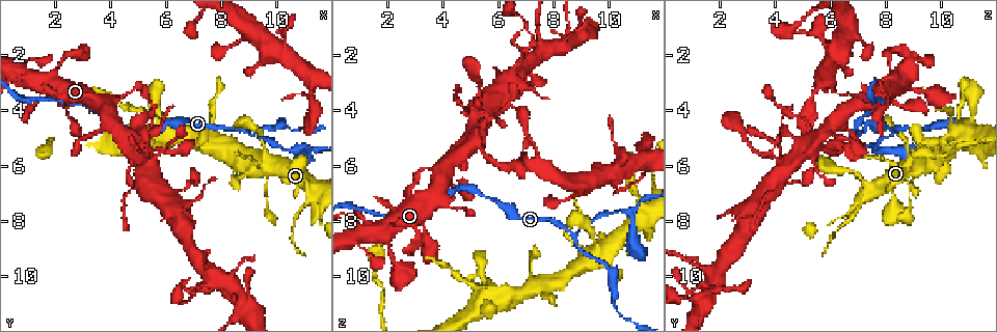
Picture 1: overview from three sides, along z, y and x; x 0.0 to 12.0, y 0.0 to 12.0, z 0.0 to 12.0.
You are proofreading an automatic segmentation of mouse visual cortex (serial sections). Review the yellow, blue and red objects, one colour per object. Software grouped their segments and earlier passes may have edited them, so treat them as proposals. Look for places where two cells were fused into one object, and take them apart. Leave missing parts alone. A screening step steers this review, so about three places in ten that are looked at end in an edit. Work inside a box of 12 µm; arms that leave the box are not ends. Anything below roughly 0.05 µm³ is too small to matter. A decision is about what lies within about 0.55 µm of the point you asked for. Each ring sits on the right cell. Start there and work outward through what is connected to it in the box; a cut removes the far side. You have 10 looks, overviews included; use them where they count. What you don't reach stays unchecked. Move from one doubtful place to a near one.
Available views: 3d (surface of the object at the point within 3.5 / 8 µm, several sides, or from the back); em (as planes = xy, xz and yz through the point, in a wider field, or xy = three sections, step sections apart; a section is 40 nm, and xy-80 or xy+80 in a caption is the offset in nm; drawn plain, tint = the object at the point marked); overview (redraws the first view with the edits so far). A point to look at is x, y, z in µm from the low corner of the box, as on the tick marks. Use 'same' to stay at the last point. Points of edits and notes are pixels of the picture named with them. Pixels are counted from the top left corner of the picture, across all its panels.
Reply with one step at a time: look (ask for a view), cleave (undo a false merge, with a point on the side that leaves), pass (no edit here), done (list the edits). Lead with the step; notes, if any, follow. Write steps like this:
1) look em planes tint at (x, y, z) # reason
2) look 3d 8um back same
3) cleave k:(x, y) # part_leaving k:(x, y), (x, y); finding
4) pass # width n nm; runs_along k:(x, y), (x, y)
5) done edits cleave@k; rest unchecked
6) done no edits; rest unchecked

look 3d 3.5um at (11.3, 7.1, 7.4) # four arms meet

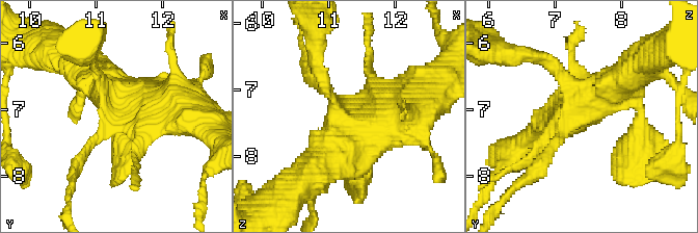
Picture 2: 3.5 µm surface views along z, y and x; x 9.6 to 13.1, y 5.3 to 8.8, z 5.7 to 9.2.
look em planes tint at (11.25, 7.10, 7.35)

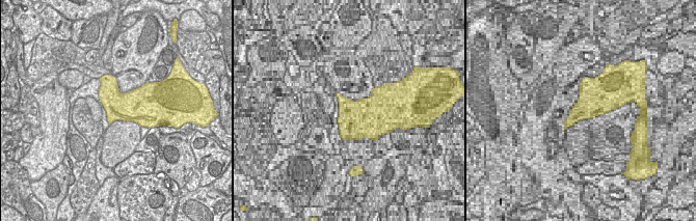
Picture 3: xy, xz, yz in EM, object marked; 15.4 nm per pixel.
pass # width 440 nm; runs_along 2:(627, 76), (574, 118), (542, 162); one cell here

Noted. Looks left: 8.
look 3d 3.5um at (8.7, 4.6, 8.6) # arms part here

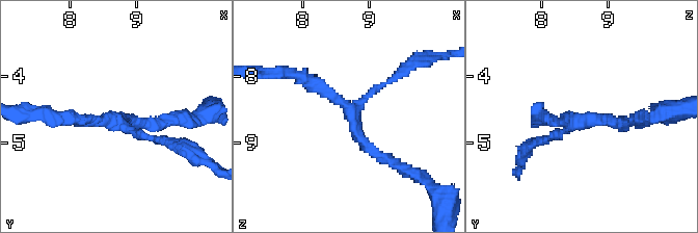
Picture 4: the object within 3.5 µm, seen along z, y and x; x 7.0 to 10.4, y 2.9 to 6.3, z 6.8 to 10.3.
look em xy step 5 tint at (8.70, 4.70, 8.50) # arms 3; arm_widths 100, 150, 200 nm; now the EM

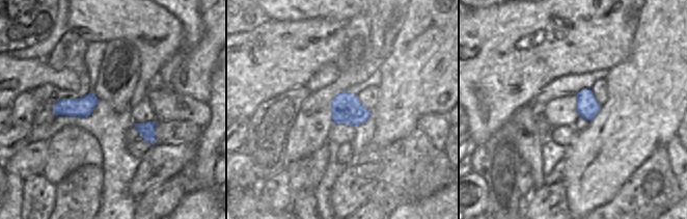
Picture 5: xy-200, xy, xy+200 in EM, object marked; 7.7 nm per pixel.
pass # runs_along 4:(56, 119), (116, 122), (170, 144); continuous, no second cell

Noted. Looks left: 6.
look 3d 3.5um at (10.8, 5.4, 7.6) # three arms meet

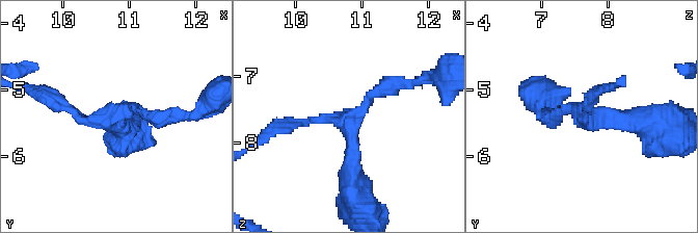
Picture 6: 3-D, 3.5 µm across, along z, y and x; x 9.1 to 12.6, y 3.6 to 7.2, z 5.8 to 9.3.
look em xy step 5 tint at (10.70, 5.50, 7.65) # arms 3; arm_widths 150, 150, 300 nm; shape alone is not enough

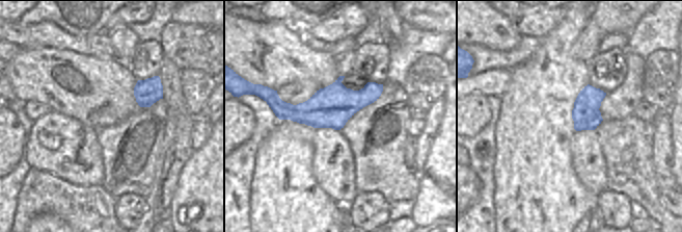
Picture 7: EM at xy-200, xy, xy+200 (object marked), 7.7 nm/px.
pass # runs_along 7:(380, 86), (322, 110), (273, 103); one cell here

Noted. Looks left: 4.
look 3d 3.5um at (7.6, 10.3, 1.8) # looks like a crossing

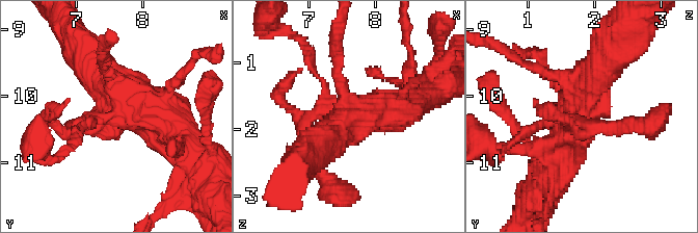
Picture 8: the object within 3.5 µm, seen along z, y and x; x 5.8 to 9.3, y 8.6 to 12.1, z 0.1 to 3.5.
look em xy step 2 tint at (7.55, 10.25, 1.70)

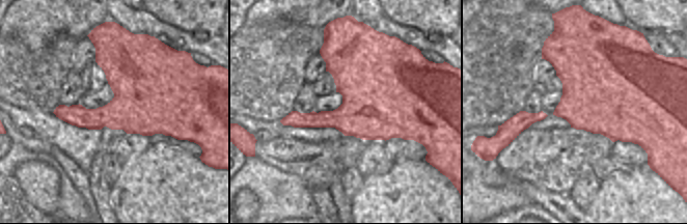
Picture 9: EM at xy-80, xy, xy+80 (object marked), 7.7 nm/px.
look em xy step 3 tint same # another direction

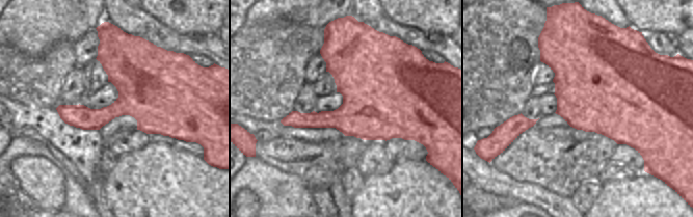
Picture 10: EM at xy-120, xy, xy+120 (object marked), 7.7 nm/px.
pass # width 550 nm; runs_along 8:(81, 52), (132, 103), (184, 135); all the same cell

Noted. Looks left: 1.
done no edits; rest unchecked

